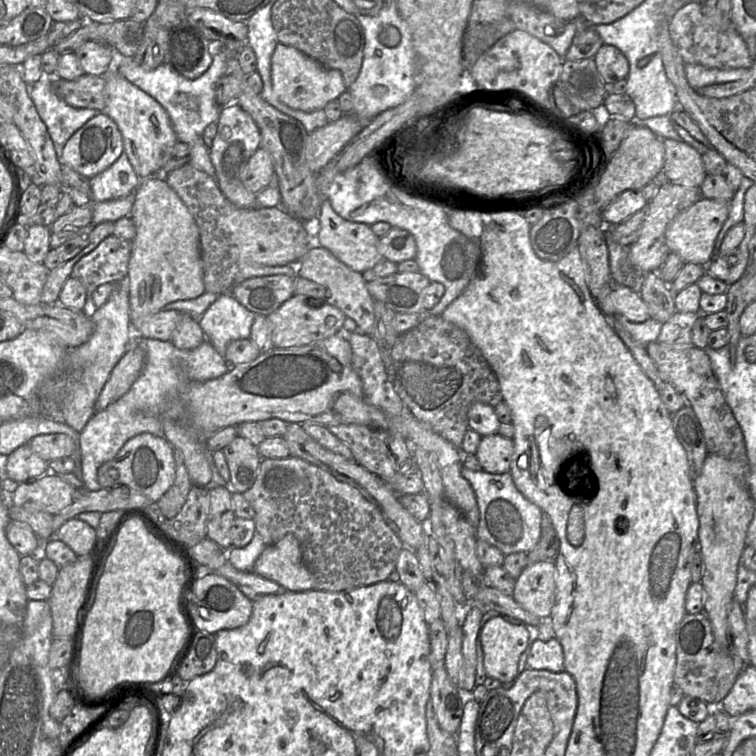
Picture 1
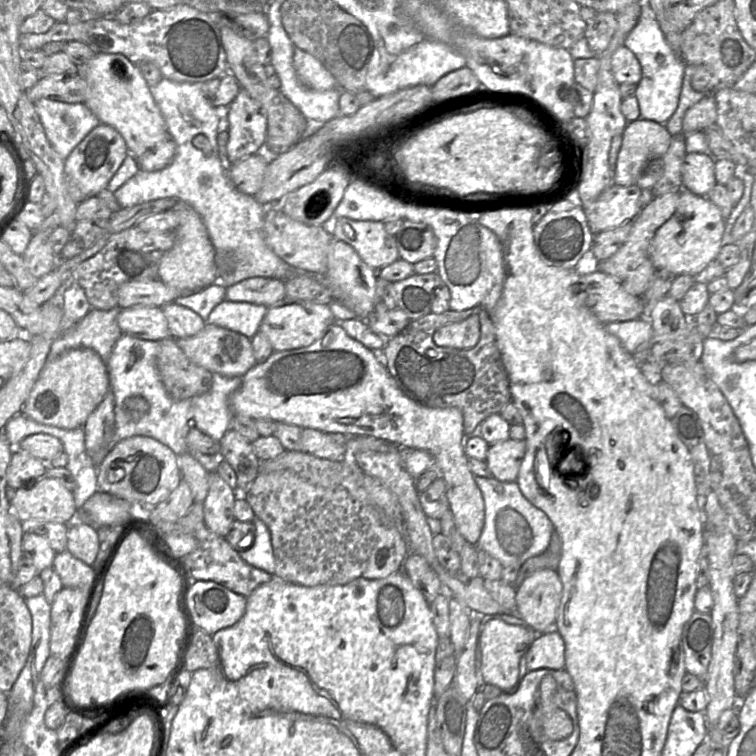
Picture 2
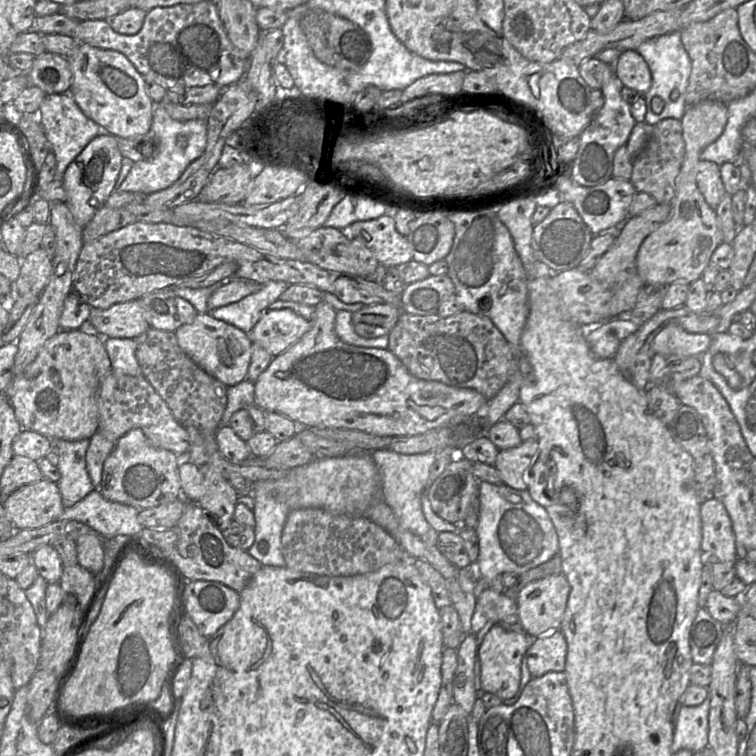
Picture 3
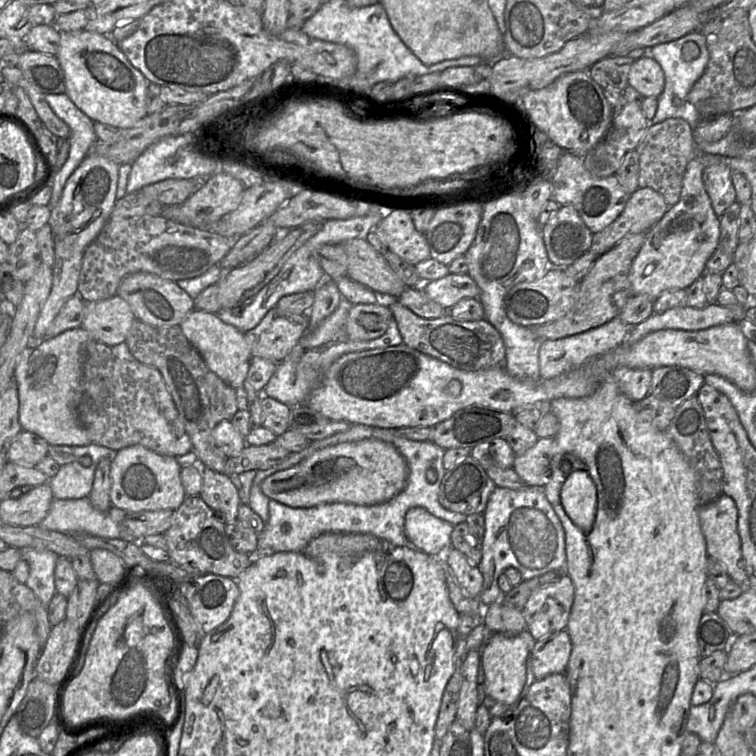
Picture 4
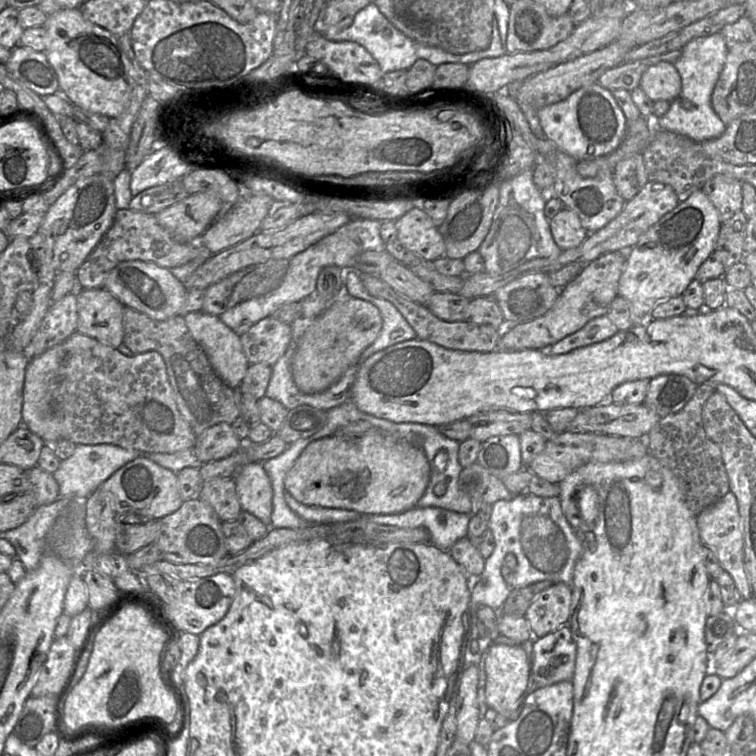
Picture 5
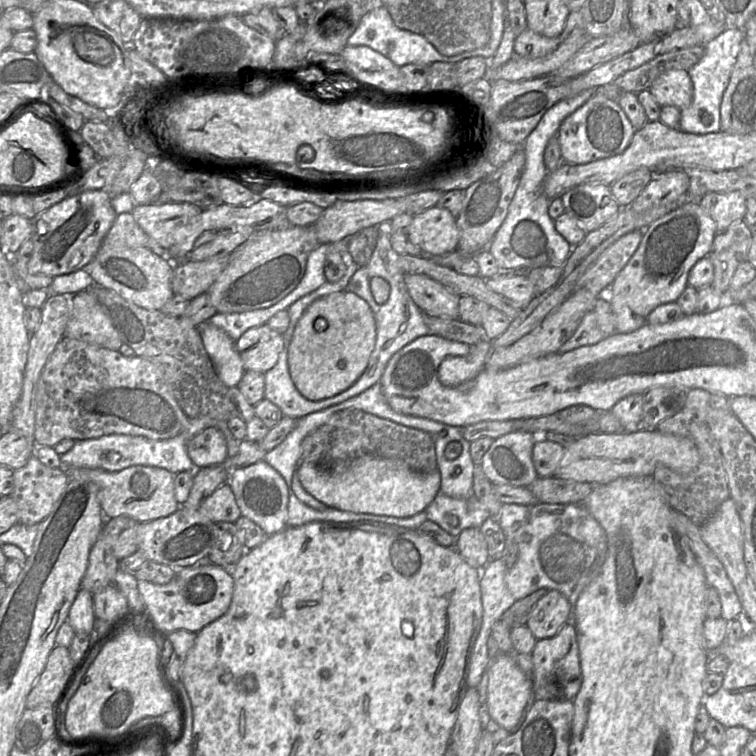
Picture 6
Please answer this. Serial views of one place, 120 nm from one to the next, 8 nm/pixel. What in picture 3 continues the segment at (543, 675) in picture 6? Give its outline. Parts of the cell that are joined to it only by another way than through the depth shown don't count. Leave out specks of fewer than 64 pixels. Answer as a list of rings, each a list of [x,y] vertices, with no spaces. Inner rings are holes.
[[[560,630],[550,631],[546,636],[532,637],[526,653],[526,663],[533,678],[547,672],[565,670],[567,642]]]

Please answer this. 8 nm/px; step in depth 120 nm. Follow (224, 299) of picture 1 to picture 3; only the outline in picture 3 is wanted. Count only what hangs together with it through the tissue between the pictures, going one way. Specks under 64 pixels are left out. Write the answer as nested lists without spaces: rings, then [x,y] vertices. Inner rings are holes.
[[[284,281],[267,282],[256,292],[238,302],[216,308],[210,311],[210,314],[250,334],[265,309],[280,299],[281,294],[290,285]]]

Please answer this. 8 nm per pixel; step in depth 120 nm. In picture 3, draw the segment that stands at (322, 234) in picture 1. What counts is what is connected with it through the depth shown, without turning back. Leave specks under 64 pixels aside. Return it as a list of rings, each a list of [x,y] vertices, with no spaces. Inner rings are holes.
[[[392,216],[357,221],[340,230],[350,241],[360,240],[371,249],[379,264],[397,267],[413,258],[412,246],[407,237],[396,230]]]

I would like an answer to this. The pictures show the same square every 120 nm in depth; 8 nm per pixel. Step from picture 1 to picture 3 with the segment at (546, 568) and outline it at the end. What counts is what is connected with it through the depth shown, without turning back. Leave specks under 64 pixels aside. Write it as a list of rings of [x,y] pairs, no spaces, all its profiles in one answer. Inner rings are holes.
[[[563,574],[552,575],[526,585],[518,594],[518,620],[532,637],[560,630],[570,585]]]

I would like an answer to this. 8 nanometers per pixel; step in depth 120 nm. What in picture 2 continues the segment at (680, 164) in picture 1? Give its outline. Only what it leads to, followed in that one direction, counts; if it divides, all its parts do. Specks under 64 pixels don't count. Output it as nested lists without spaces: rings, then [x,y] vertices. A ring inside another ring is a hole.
[[[687,153],[681,168],[682,190],[706,197],[717,184],[715,161],[708,154]]]

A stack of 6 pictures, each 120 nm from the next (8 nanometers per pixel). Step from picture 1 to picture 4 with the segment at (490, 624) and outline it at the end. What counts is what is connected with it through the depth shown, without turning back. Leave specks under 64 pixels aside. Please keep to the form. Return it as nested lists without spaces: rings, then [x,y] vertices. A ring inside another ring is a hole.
[[[492,633],[481,651],[486,695],[509,708],[518,706],[524,698],[518,699],[526,682],[529,656],[529,644],[520,636]]]

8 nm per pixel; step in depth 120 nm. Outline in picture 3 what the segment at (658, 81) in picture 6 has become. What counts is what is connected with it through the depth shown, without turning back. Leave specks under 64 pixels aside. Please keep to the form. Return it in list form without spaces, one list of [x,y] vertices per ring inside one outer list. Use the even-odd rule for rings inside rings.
[[[637,50],[622,51],[612,64],[613,73],[621,84],[644,95],[651,87],[652,76],[648,64]]]

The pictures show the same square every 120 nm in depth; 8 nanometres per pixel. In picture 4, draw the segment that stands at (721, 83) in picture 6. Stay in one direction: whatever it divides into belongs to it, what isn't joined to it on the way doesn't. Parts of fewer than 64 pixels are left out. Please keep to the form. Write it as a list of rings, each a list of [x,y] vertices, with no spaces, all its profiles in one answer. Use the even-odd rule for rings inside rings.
[[[696,30],[677,40],[658,44],[645,53],[648,53],[661,66],[665,78],[664,89],[657,97],[657,111],[650,121],[651,125],[658,124],[669,118],[681,118],[693,129],[702,117],[695,106],[687,100],[687,95],[693,85],[703,75],[709,61],[709,52],[705,37]],[[674,97],[682,100],[682,104],[674,105]]]

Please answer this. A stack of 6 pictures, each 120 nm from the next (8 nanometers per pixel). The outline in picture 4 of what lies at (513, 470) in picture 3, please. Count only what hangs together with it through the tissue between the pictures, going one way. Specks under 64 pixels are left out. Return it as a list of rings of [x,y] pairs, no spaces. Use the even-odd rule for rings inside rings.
[[[553,437],[539,438],[535,446],[517,455],[513,470],[529,487],[545,486],[551,477],[551,460],[555,453]]]

